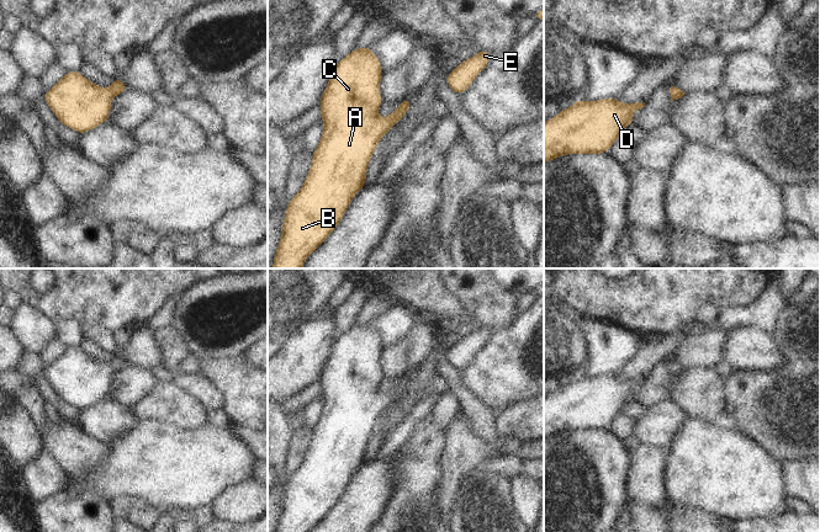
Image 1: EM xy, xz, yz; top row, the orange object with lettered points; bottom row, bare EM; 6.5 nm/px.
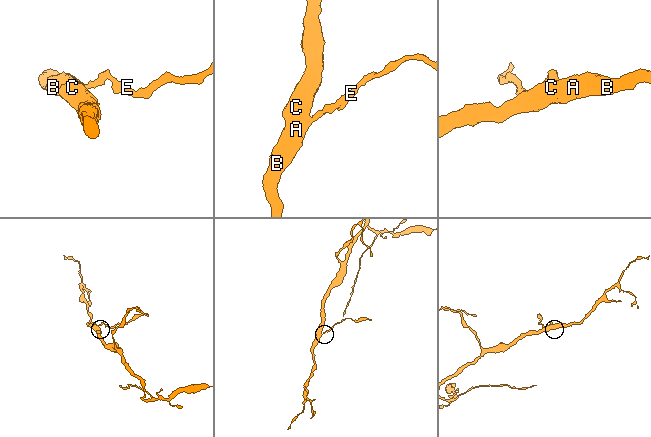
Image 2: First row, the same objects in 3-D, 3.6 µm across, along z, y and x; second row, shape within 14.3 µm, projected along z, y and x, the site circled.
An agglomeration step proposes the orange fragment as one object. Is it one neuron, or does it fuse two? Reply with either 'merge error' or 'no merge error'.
no merge error

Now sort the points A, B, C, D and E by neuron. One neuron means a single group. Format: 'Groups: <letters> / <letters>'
Groups: A B C D E

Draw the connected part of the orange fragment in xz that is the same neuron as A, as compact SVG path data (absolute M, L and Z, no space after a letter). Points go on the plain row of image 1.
M369 323L351 325L332 345L319 376L322 414L312 429L313 435L302 463L287 479L275 532L310 532L339 501L353 474L366 461L366 447L377 420L412 382L407 373L386 394L380 393L381 352L379 332Z

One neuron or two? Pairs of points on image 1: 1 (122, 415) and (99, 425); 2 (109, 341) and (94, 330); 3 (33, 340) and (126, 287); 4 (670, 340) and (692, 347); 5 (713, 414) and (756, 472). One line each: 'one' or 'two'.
1: one
2: one
3: two
4: two
5: two

